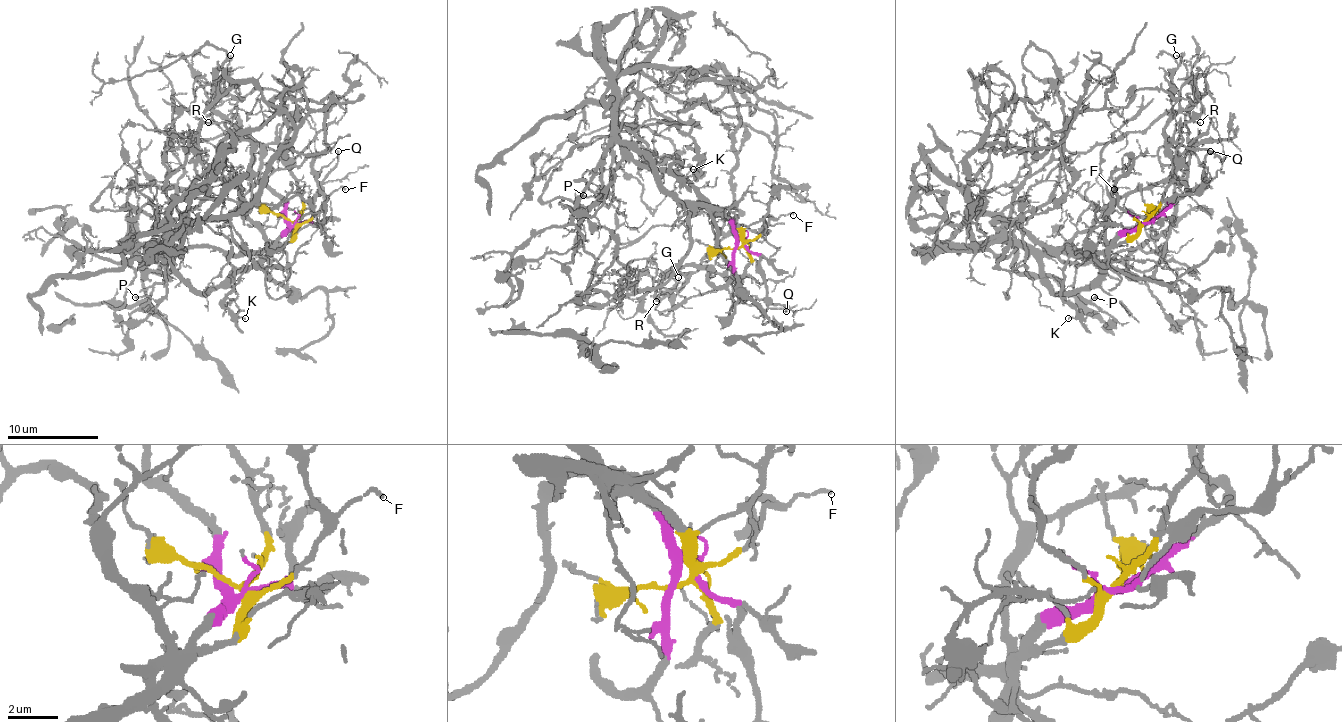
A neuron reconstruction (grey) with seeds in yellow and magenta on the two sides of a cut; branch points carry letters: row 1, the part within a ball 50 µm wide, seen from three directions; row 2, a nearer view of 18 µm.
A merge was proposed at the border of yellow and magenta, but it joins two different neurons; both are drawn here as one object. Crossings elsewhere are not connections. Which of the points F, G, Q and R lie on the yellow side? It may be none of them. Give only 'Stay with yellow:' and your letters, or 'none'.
Stay with yellow: F

